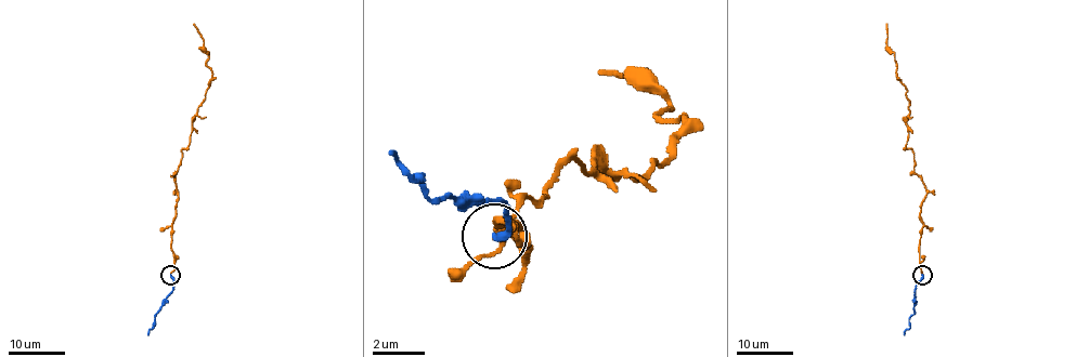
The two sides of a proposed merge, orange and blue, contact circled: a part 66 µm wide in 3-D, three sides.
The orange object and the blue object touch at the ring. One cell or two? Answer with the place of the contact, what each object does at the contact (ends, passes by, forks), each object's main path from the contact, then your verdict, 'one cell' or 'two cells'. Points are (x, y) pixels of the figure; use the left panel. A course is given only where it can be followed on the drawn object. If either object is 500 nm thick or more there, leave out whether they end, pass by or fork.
place (170, 275); orange ends; blue ends; course orange (170, 275), (174, 180), (192, 117), (211, 78), (209, 52), (193, 24); course blue (170, 275), (172, 291), (147, 335); one cell

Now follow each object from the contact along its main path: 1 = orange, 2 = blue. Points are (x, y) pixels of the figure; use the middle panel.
1: (495, 238), (515, 225), (521, 258), (567, 160), (645, 173), (684, 128), (599, 69)
2: (495, 238), (508, 212), (502, 206), (437, 199), (424, 180), (424, 173), (391, 154)

